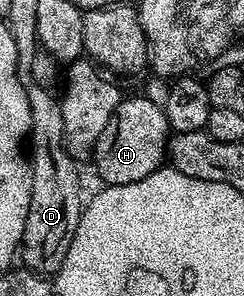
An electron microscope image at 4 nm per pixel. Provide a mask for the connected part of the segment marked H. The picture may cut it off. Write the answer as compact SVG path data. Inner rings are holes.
M124 98L119 107L108 118L105 129L93 152L95 167L108 187L129 185L149 177L149 173L160 170L169 155L169 128L167 114L162 106L151 99Z

